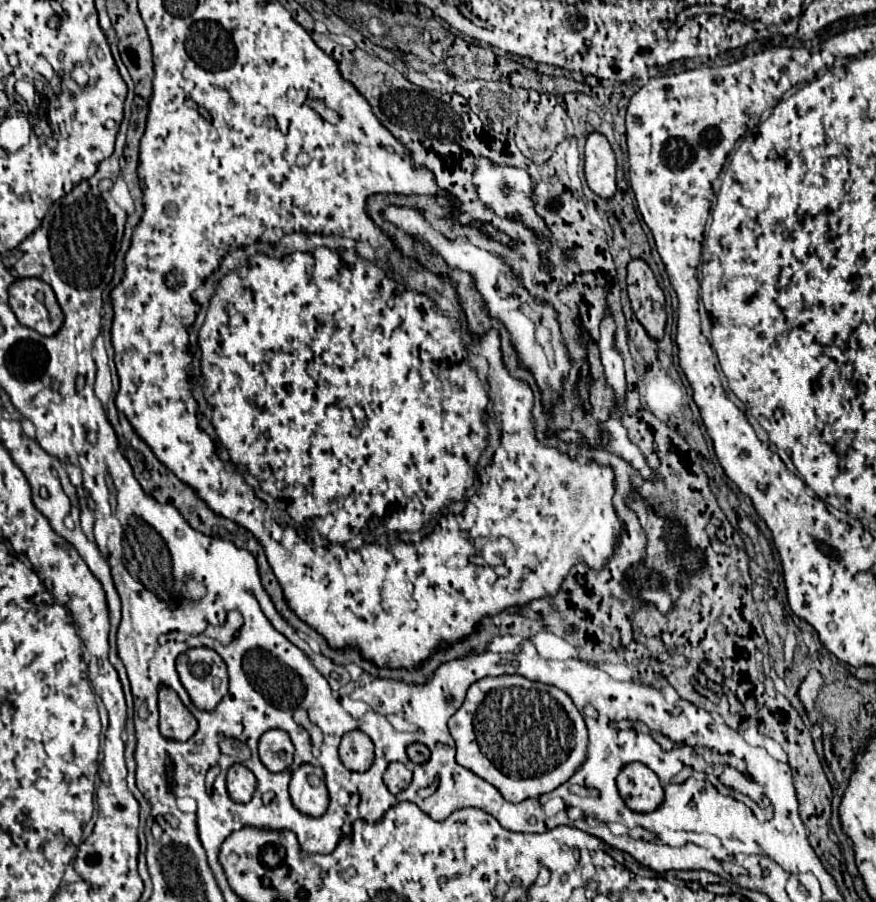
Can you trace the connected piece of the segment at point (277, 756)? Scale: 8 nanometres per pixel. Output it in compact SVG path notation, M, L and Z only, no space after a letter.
M271 729L259 739L259 759L273 773L289 769L293 763L293 753L295 747L285 731Z

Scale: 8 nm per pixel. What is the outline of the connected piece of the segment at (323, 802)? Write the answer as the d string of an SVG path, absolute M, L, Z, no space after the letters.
M303 765L291 775L289 795L293 805L311 817L321 817L329 807L329 791L323 771L313 765Z

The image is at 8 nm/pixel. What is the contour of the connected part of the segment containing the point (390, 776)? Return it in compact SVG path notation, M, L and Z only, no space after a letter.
M389 763L383 781L385 781L387 789L395 795L395 793L399 793L399 791L403 791L403 789L409 787L411 777L413 777L411 775L411 769L405 767L403 763Z

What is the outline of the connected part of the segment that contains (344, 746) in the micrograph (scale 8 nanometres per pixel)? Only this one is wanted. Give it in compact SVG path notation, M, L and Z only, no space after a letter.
M349 731L341 739L339 757L349 771L363 773L373 763L373 743L363 731Z

